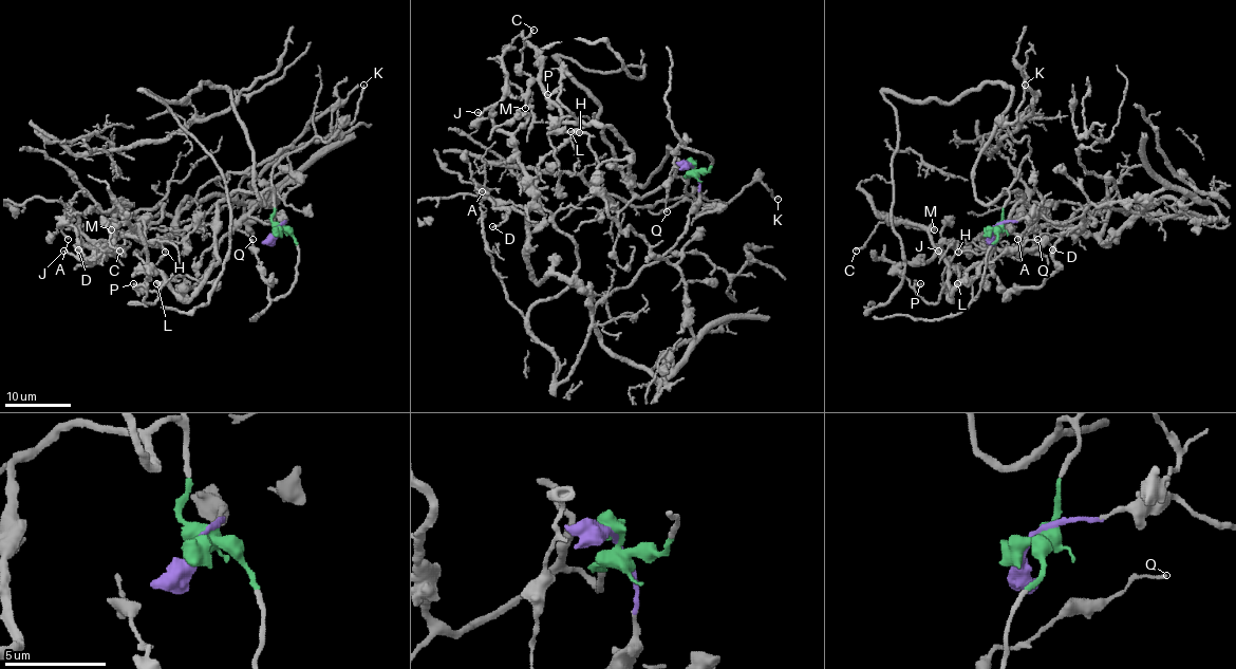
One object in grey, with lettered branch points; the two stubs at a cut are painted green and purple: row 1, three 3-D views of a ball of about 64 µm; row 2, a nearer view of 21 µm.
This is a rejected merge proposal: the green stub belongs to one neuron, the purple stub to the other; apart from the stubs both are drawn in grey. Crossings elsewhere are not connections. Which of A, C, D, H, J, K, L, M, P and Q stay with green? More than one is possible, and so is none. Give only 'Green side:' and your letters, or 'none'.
Green side: C, K, M, P, Q

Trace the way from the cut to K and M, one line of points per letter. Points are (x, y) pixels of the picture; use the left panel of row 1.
K: (280, 228), (272, 220), (272, 169), (313, 140), (328, 141), (356, 117), (363, 85)
M: (280, 228), (272, 190), (225, 197), (219, 261), (189, 298), (149, 264), (133, 226), (111, 229)

